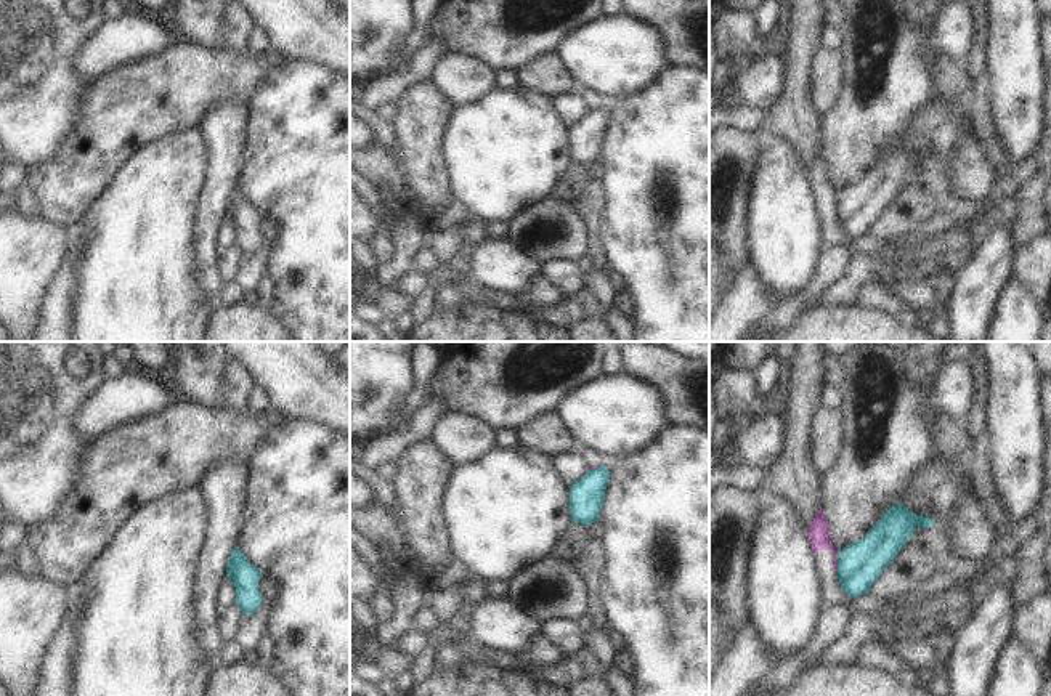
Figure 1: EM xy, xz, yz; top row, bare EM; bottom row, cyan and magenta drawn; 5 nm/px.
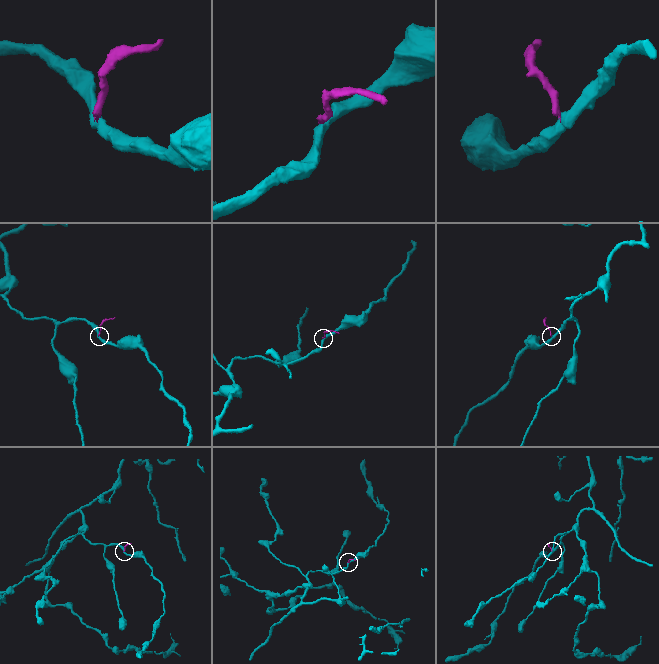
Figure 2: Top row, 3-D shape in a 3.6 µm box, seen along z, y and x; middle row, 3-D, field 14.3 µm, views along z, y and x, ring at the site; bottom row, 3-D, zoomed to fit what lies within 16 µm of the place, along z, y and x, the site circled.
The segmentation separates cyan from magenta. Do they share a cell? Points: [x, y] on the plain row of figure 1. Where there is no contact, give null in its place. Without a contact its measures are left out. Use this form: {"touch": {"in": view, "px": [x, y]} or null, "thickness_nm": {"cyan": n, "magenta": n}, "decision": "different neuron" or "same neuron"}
{"touch": {"in": "yz", "px": [838, 206]}, "thickness_nm": {"cyan": 220, "magenta": 110}, "decision": "different neuron"}

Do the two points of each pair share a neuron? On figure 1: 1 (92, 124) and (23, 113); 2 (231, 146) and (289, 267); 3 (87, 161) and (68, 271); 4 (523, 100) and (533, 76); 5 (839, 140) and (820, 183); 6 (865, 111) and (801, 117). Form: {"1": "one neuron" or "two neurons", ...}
{"1": "two neurons", "2": "two neurons", "3": "two neurons", "4": "two neurons", "5": "two neurons", "6": "two neurons"}

